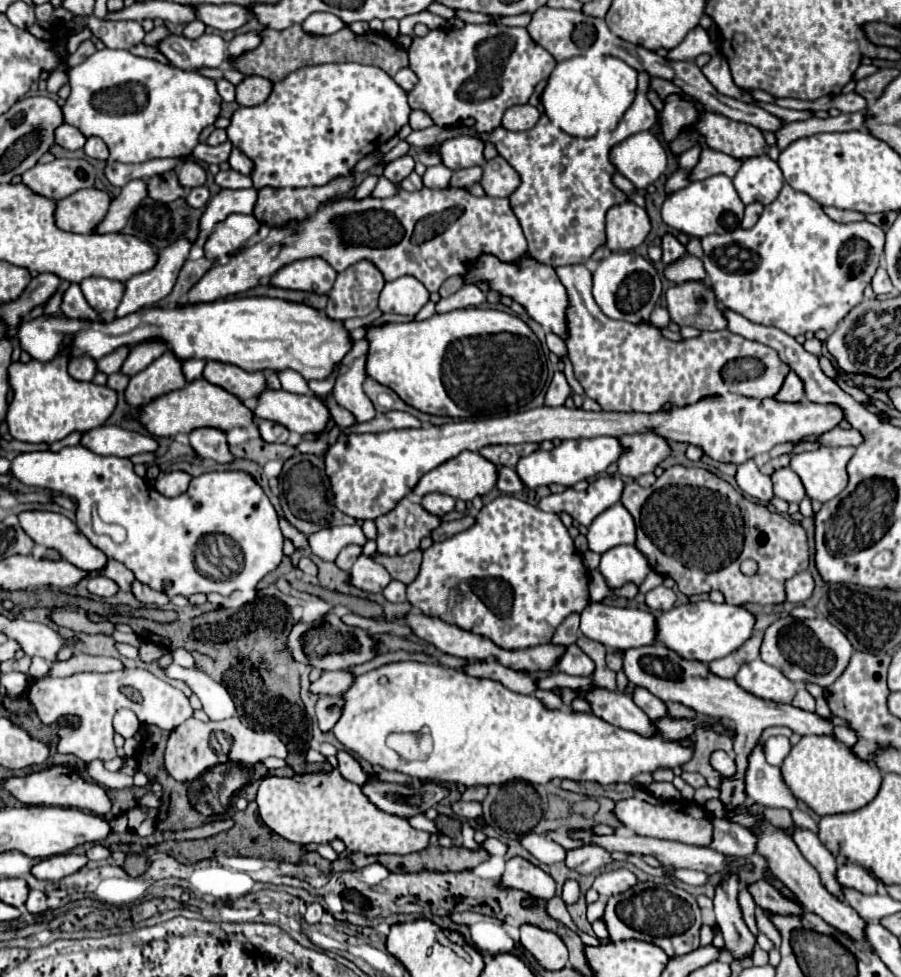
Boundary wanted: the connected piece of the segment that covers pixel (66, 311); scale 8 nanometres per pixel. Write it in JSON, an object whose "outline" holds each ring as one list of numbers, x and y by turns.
{"outline":[[71,283,71,287,67,289,63,303,61,303,61,311,67,317,75,317,75,319,83,319,83,321,103,321,103,317,97,315,97,311,87,305,79,285,75,285,75,283]]}

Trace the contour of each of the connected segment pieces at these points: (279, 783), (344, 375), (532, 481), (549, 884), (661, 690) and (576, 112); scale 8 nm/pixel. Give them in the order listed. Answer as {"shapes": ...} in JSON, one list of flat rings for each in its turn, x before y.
{"shapes":[[[333,769,329,773,307,773,307,775,295,775,295,777,265,777,259,785,257,793,257,805,259,805,259,817,261,821,281,837,307,845,307,843,331,843,333,839,341,839,349,851,361,851,365,855,381,855,381,853,397,853,407,855,421,851,429,845,429,833,413,829,403,817,395,817,391,813,383,813,381,809,375,809,367,797,363,797,363,789]],[[367,357,355,359,353,365,349,365,347,369,343,369,337,375,335,389,333,389,335,401,353,413,355,423,367,423,367,421,375,419,373,403,369,401,369,397,361,389,363,381,367,379,365,363,367,363]],[[593,437,593,439,567,439,561,441,551,451,535,451,527,457,521,457,517,463,517,475,525,483,525,487,541,487,559,483,565,487,573,487,577,481,597,477,611,463,615,463,625,453,625,447,617,437]],[[521,857,507,861,505,873,501,877,501,887,525,891,537,899,551,899,555,895,555,881,545,871]],[[657,643,657,645,649,645,649,647,637,647,637,649,627,649,625,657,623,657,623,671,627,675,627,679,633,685,645,687,649,689,655,697,659,697,661,701,669,703,669,701,677,701,689,709,695,709,695,713,699,715,707,715,707,717,715,717,715,719,731,719,735,723,735,741,733,741,733,749,735,749,735,773,731,777,725,777,721,781,721,801,727,809,737,809,739,805,745,803,747,795,745,795,745,771,747,771,747,761,751,755,751,749,755,749,755,743,759,741,759,735,773,725,785,725,791,731,799,733,799,735,833,735,833,721,831,719,823,719,817,713,807,713,803,709,797,709,793,705,779,705,773,701,765,701,759,699,751,693,747,693,743,687,739,687,733,679,721,679,715,677,705,663,701,661,687,661,683,657,679,657,675,651,671,651,667,645]],[[577,55,555,65,547,81,547,87,541,95,541,103,551,123,561,127,565,133,575,137,593,137,599,131,615,129,623,113,631,107,635,95,637,95,637,71,629,67,625,61,619,61,617,57,603,57,603,55]]]}

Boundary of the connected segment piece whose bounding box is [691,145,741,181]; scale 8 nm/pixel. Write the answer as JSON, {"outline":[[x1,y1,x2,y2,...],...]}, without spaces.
{"outline":[[703,145,701,159,699,159,697,167,691,171,691,181,695,181,695,179,707,179,707,177,717,175,717,173,723,173,729,179,733,179,735,173,739,171,739,167,741,167,741,161,737,161,737,159,725,155,725,153,711,151,709,147]]}

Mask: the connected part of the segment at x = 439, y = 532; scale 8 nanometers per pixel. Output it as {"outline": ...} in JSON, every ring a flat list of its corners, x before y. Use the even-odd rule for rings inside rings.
{"outline":[[467,515,467,517,455,519,455,521,445,521,445,523,441,523,441,527,439,527,439,529,435,529,435,531,433,531,431,539,433,539,435,543,445,541,445,539,453,537,455,533,467,531,471,525,475,525,475,517,473,517,473,515]]}

